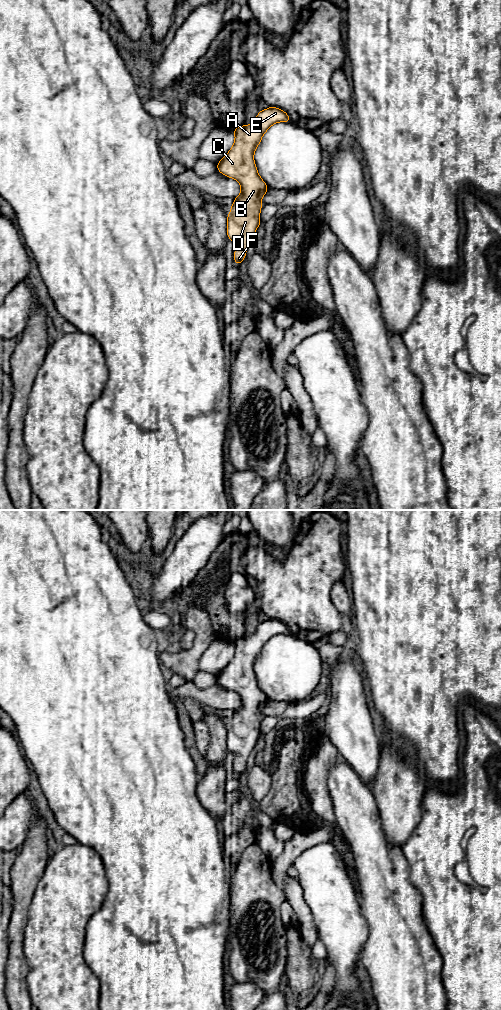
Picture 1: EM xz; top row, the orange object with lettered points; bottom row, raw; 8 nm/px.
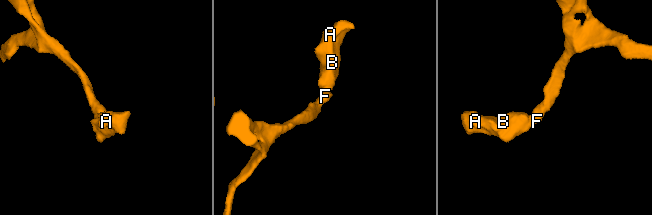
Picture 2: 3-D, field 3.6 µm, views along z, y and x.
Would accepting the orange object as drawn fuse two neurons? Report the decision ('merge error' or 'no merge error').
no merge error

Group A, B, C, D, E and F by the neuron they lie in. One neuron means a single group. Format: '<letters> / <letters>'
A B C D E F

